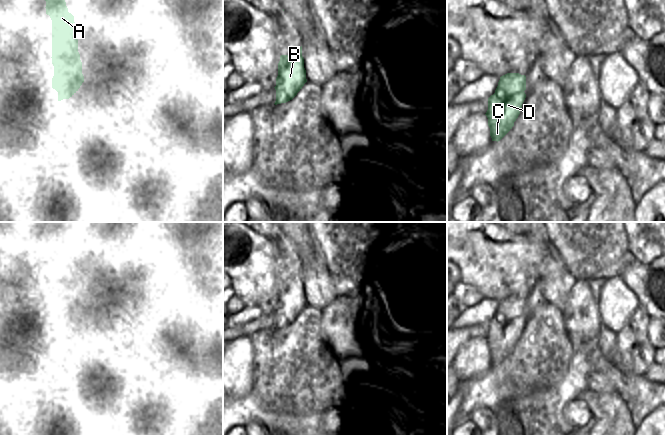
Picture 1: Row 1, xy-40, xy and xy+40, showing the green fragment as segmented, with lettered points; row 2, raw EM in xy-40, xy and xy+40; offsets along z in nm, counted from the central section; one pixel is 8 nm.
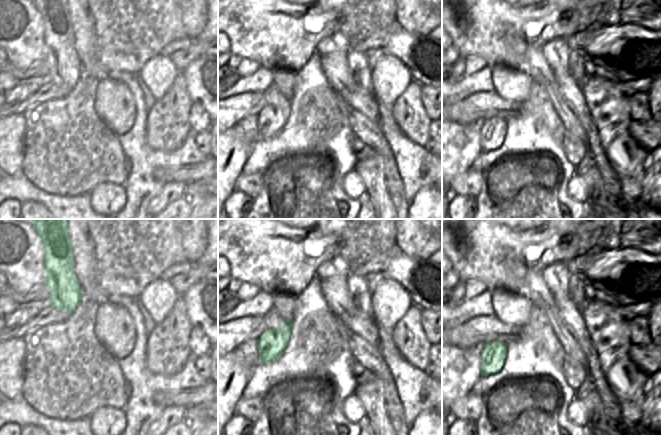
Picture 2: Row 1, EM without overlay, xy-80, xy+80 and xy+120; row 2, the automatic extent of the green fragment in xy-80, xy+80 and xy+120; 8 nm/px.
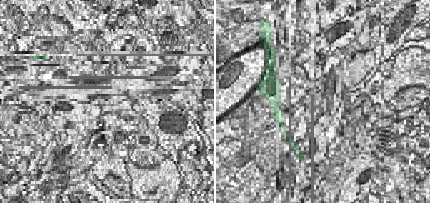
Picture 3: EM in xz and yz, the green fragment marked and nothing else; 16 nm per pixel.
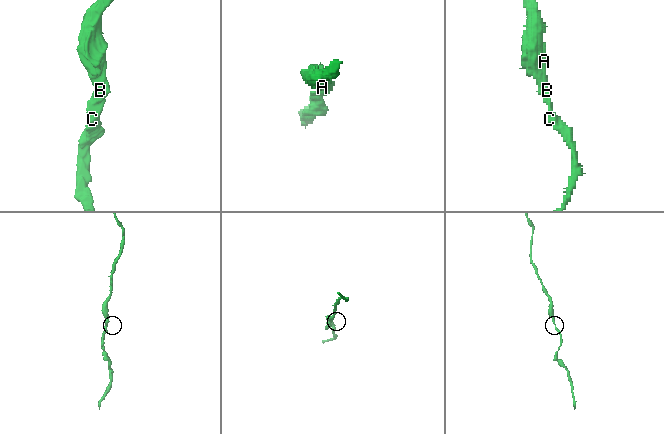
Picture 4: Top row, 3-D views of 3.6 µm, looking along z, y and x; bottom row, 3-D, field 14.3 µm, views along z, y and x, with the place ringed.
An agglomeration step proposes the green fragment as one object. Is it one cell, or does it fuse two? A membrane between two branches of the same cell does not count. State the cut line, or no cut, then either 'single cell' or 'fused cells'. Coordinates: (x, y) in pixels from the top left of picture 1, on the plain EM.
no cut; single cell

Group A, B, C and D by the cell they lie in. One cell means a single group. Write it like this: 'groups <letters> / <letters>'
groups A B C D

